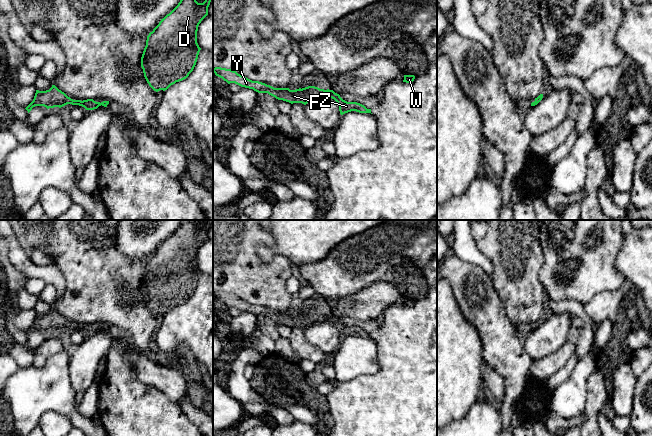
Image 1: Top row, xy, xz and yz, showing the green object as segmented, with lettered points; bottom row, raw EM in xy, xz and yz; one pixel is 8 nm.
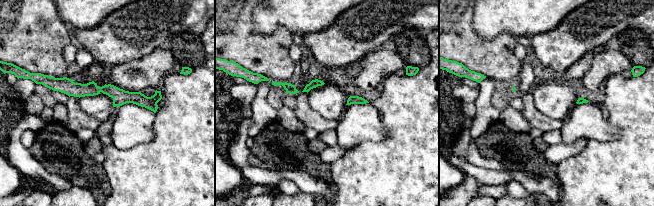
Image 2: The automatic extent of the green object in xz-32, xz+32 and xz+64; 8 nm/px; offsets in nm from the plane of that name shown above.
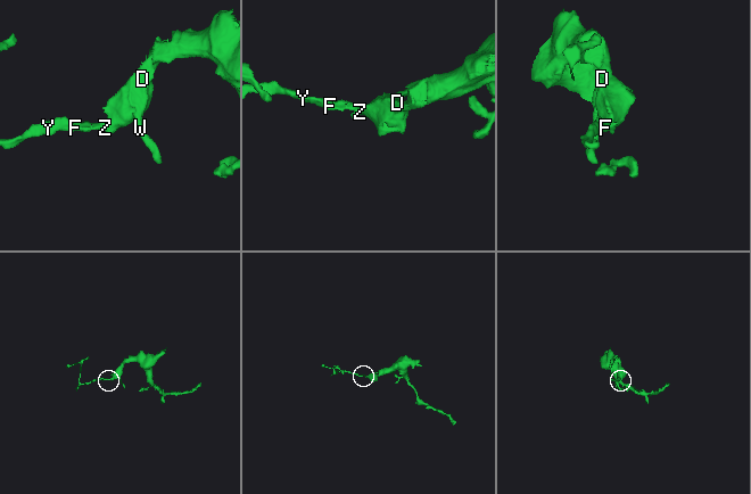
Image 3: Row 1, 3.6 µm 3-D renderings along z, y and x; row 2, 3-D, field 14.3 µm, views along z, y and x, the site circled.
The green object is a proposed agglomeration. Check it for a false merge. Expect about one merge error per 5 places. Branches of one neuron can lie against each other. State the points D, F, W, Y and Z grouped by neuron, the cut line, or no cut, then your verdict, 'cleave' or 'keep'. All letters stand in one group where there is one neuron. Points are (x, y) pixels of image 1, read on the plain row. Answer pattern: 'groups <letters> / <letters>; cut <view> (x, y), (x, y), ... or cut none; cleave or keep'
groups D F W Y Z; cut none; keep

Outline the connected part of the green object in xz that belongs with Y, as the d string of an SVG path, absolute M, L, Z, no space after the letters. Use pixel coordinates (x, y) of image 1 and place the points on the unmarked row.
M215 291L213 292L213 296L216 300L222 302L228 308L235 307L241 311L253 313L258 317L268 317L278 324L283 324L291 328L302 327L306 329L310 325L321 323L322 321L330 321L339 329L341 339L351 335L371 337L371 333L367 333L364 329L357 326L347 326L333 314L324 314L315 310L308 310L296 314L290 314L289 312L274 312L259 305L252 305L231 293Z

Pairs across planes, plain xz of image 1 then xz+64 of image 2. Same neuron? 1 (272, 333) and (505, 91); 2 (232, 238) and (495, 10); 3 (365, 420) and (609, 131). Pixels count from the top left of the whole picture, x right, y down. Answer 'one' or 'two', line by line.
1: one
2: two
3: two

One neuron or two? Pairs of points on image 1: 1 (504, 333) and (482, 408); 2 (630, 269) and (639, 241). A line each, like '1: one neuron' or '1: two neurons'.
1: two neurons
2: one neuron

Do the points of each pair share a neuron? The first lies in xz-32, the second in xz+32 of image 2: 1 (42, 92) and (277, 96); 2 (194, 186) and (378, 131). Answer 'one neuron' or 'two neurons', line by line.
1: one neuron
2: two neurons

